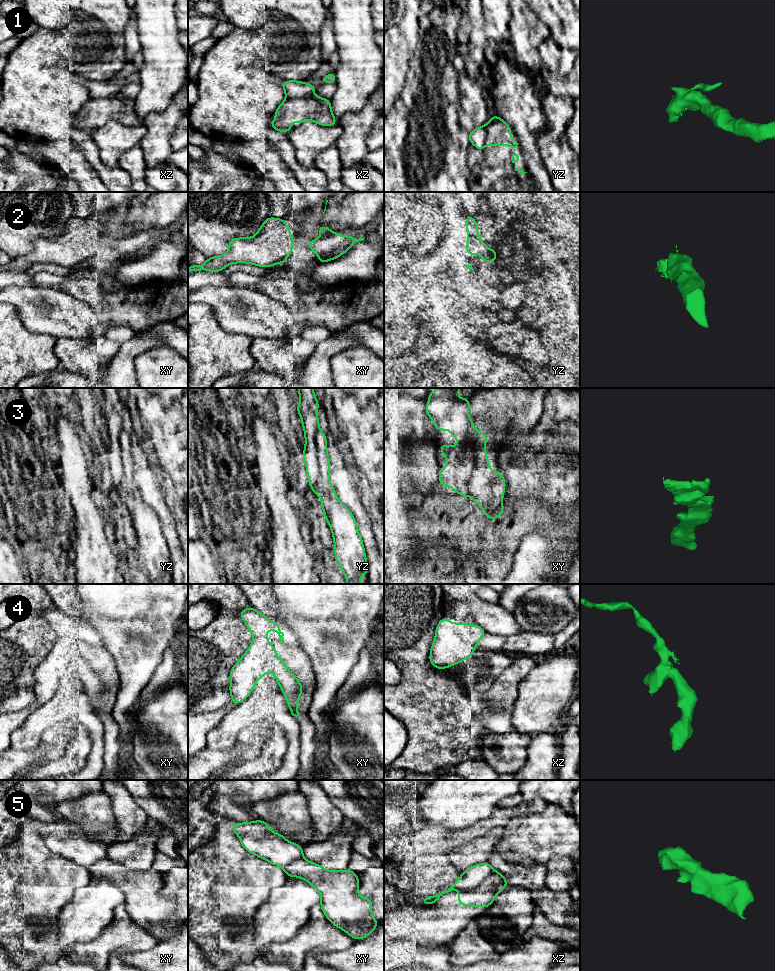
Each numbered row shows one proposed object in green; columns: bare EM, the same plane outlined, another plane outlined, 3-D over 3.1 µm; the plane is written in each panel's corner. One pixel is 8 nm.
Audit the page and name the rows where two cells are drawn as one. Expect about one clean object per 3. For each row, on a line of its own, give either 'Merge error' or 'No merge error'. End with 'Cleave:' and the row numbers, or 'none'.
1: Merge error
2: No merge error
3: Merge error
4: No merge error
5: Merge error
Cleave: 1, 3, 5

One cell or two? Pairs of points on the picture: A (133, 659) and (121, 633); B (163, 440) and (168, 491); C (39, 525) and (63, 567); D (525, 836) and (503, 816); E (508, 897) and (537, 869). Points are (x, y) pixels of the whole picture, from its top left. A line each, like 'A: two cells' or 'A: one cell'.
A: one cell
B: two cells
C: one cell
D: two cells
E: two cells

